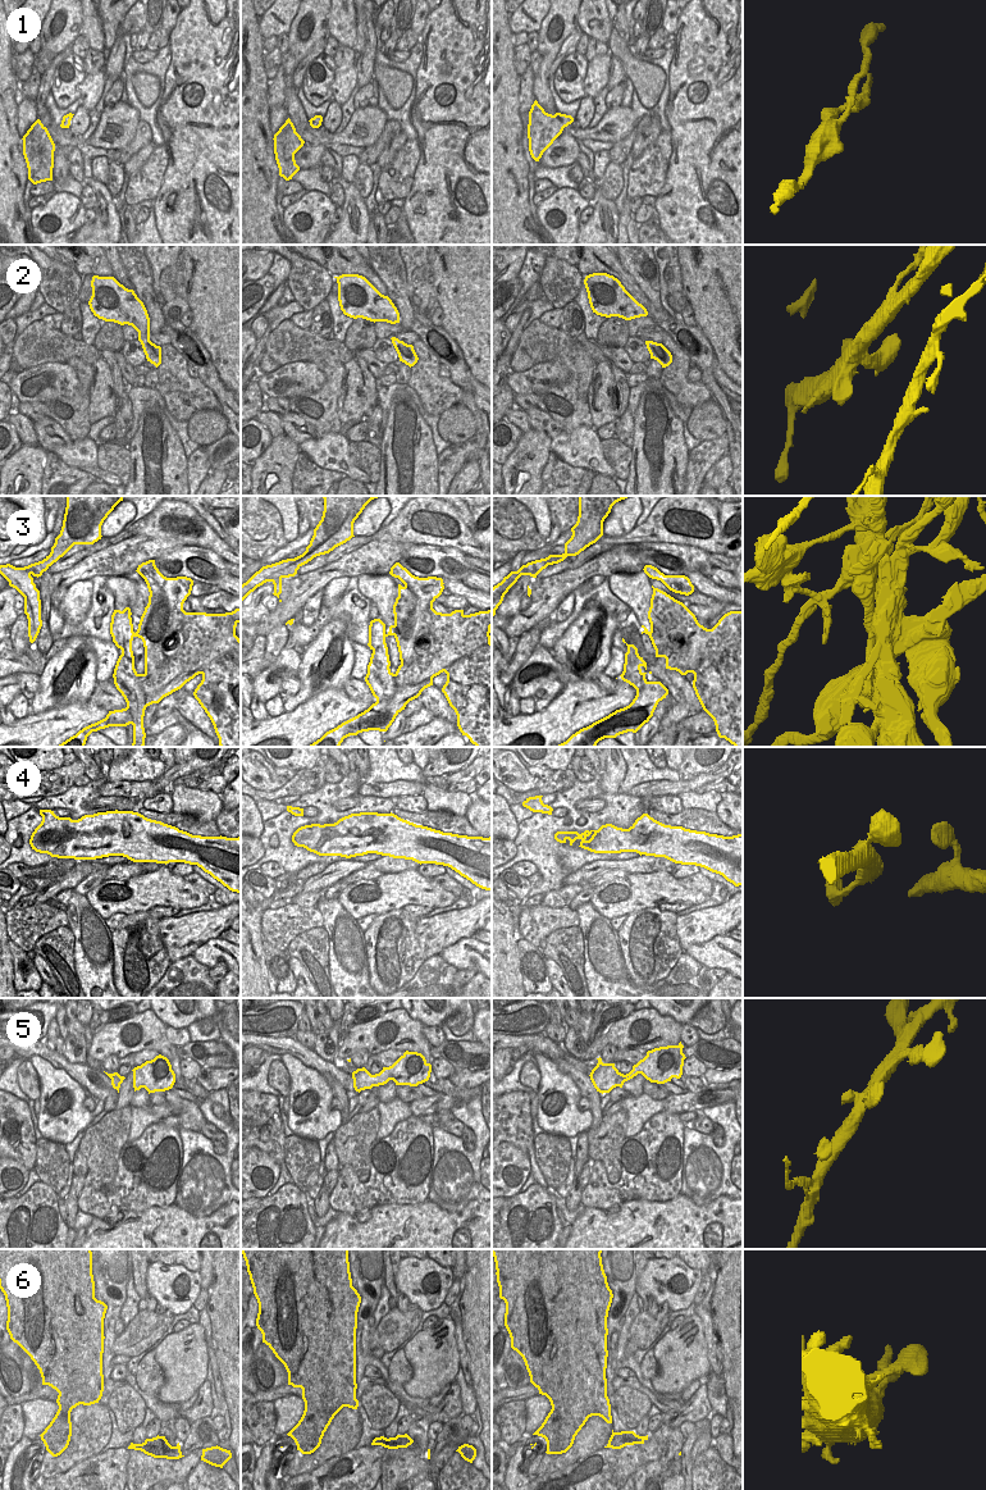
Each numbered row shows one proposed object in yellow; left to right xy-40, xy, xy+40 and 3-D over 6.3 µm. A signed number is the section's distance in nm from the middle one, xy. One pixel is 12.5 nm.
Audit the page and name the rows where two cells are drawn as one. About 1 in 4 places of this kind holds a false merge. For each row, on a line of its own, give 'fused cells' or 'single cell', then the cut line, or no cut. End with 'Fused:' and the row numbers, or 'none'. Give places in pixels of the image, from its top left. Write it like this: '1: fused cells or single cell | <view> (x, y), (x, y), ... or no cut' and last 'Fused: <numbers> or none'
1: fused cells | xy (293, 128), (286, 132), (286, 159)
2: single cell | no cut
3: fused cells | xy+40 (666, 615), (680, 622), (688, 645)
4: single cell | no cut
5: single cell | no cut
6: single cell | no cut
Fused: 1, 3

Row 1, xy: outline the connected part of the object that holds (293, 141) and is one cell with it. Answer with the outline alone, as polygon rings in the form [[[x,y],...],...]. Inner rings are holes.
[[[287,129],[286,132],[286,147],[284,158],[291,159],[303,146],[305,141],[295,129]]]

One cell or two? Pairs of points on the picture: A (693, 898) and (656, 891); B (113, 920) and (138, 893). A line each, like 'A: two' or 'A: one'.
A: one
B: two

